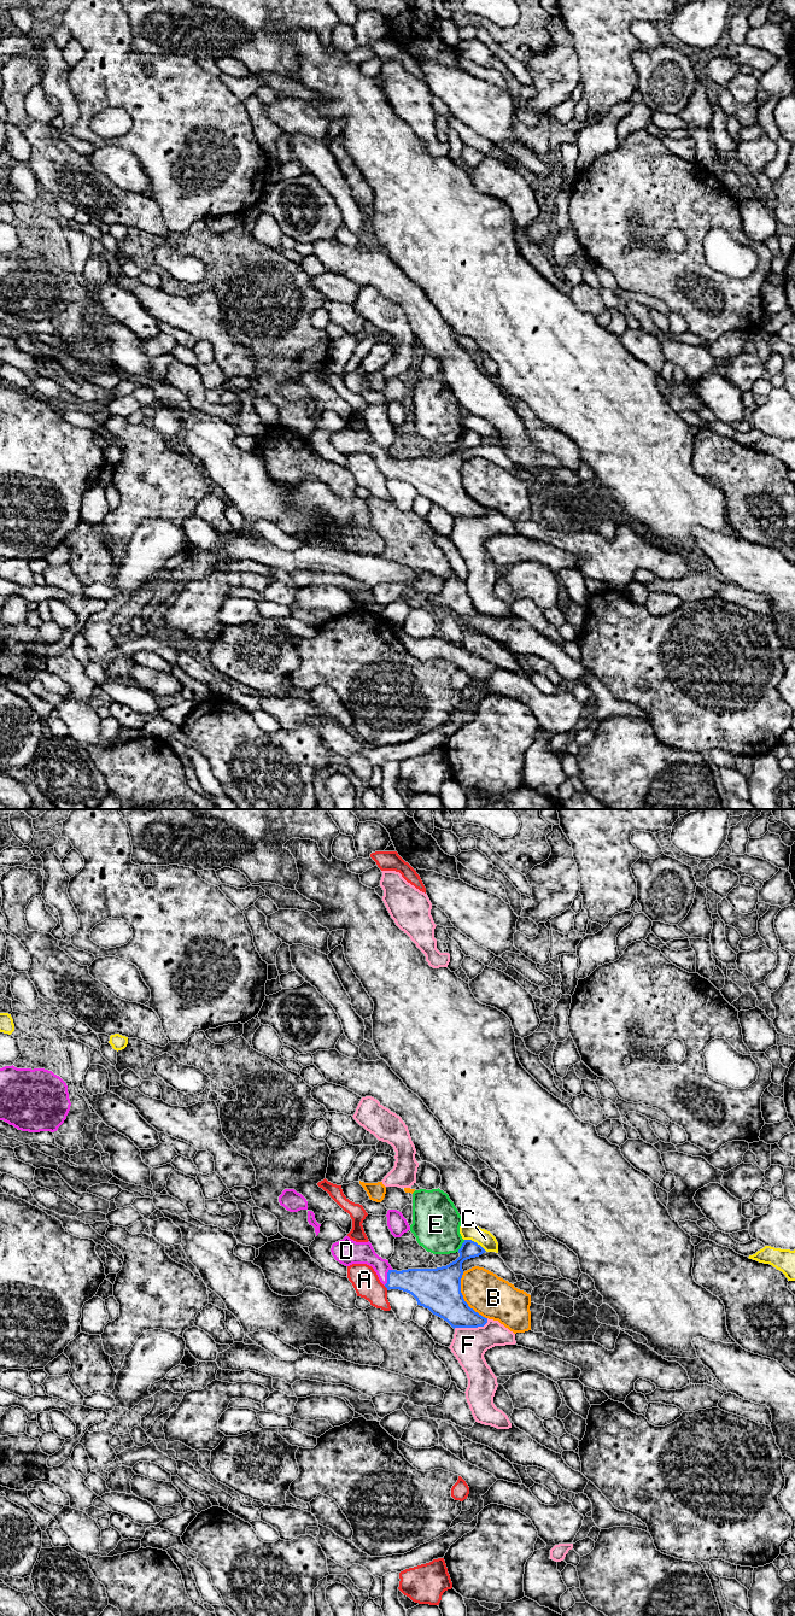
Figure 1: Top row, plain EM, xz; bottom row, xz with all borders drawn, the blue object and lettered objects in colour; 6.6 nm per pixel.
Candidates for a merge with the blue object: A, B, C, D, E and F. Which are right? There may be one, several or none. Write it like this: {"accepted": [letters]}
{"accepted": ["D"]}

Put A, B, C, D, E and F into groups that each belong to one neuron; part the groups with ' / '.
A / B / C / D / E / F

